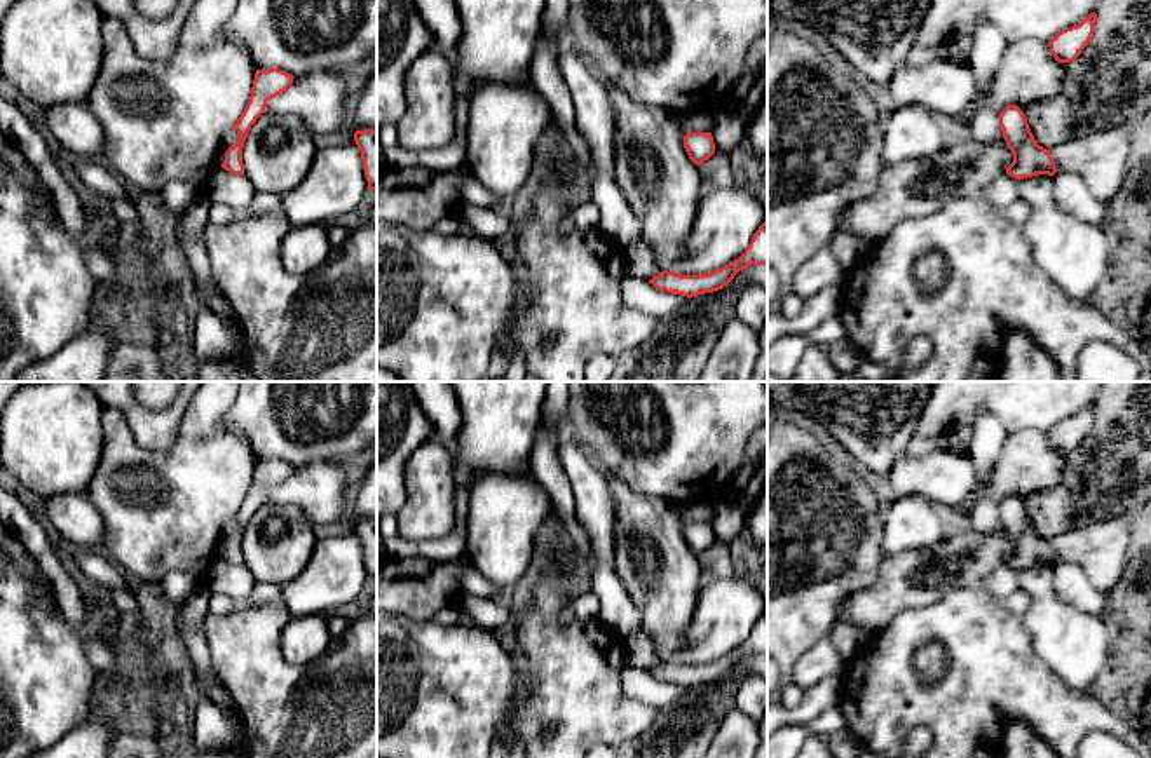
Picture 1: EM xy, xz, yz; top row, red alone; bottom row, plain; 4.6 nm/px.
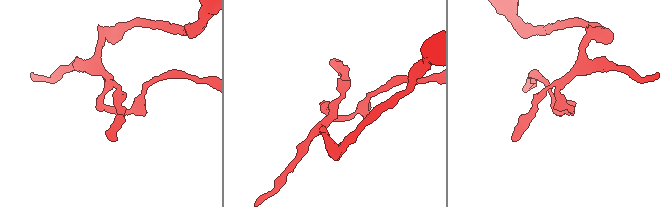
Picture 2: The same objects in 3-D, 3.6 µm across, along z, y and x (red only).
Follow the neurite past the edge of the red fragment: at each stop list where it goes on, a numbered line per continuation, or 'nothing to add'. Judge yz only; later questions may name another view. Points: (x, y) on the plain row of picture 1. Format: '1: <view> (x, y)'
nothing to add

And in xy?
nothing to add

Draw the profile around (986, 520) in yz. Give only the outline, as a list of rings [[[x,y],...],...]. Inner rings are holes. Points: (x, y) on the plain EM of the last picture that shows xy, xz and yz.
[[[987,500],[978,502],[970,519],[966,521],[977,533],[992,535],[1003,530],[1003,519],[999,516],[999,505]]]

